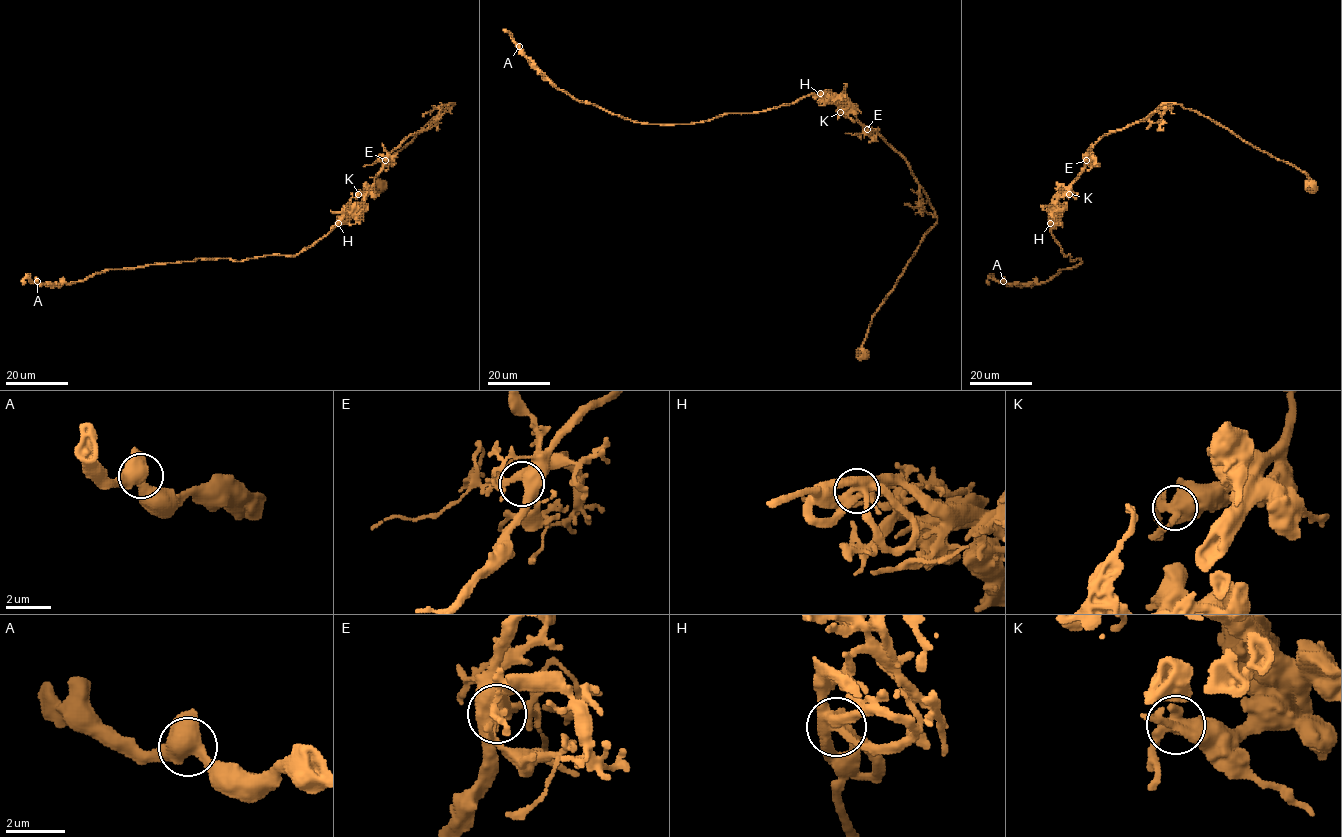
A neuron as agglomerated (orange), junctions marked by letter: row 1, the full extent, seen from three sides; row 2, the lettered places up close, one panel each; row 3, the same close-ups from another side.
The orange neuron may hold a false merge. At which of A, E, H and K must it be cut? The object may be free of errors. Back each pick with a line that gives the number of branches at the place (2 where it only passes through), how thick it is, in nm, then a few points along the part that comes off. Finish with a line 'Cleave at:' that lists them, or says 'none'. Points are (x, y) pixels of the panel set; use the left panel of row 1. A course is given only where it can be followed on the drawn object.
Cleave at: none

